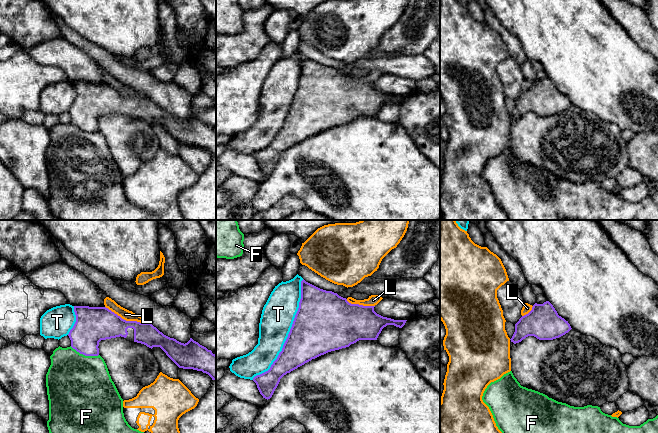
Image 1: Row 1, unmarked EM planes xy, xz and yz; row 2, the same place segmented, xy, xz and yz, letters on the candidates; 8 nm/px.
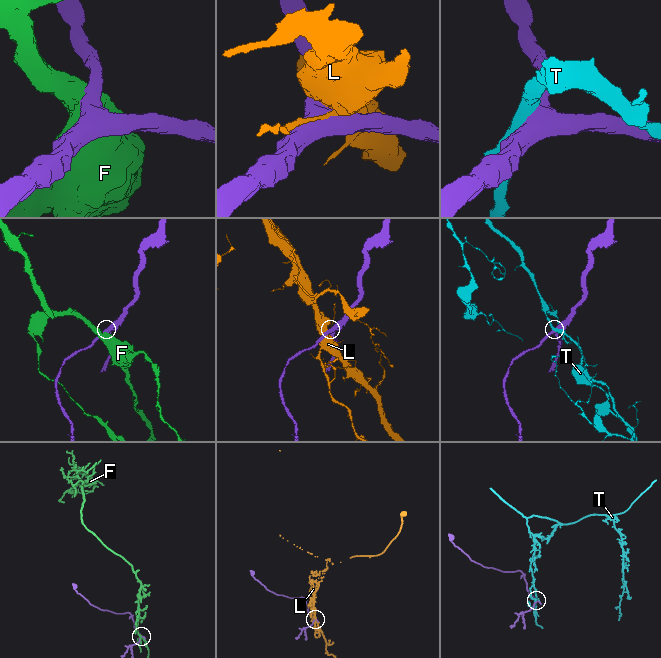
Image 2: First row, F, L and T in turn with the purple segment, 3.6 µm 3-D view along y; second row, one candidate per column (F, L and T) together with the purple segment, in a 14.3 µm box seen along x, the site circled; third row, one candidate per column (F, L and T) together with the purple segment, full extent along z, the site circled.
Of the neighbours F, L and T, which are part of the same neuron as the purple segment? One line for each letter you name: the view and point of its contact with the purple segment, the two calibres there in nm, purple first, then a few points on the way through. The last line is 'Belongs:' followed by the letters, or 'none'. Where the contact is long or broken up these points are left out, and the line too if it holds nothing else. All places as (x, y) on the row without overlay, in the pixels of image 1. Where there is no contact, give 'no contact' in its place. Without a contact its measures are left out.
Belongs: none

